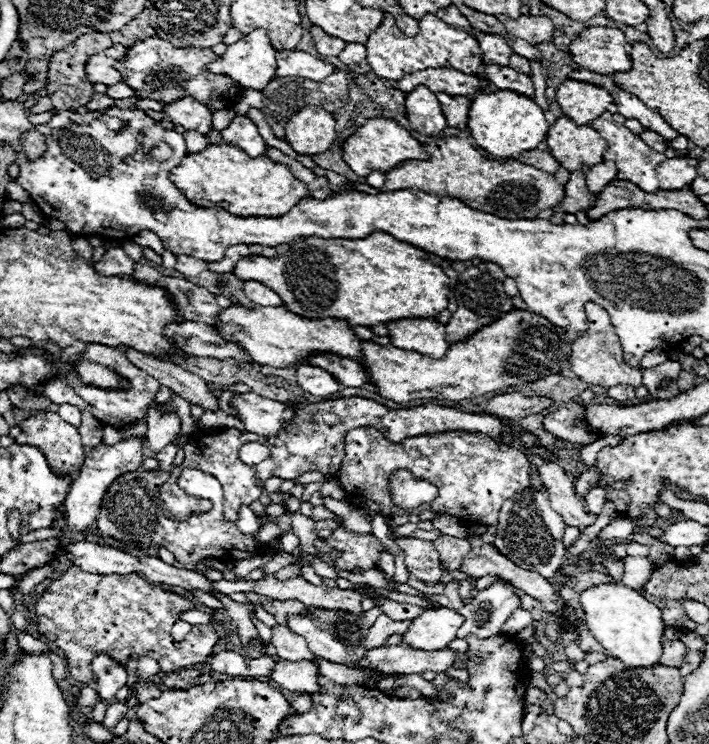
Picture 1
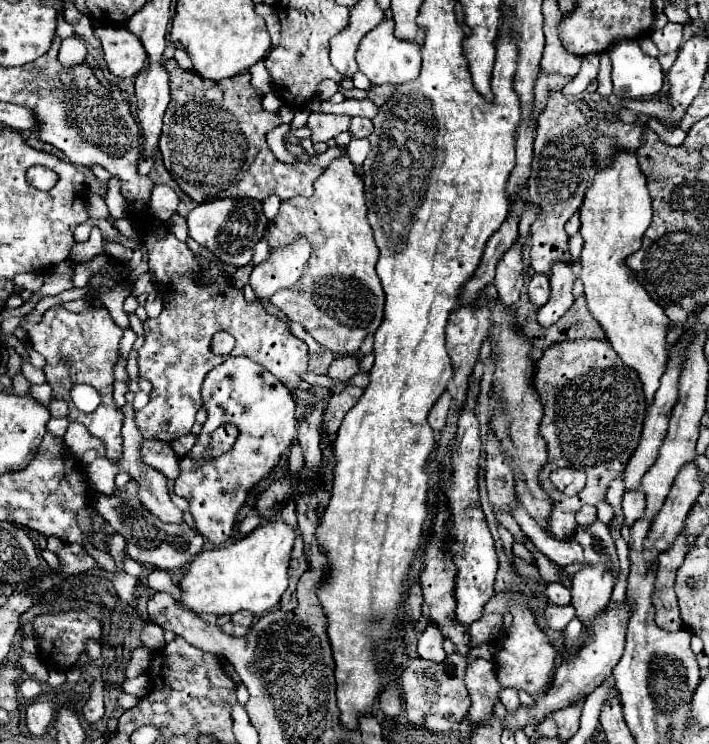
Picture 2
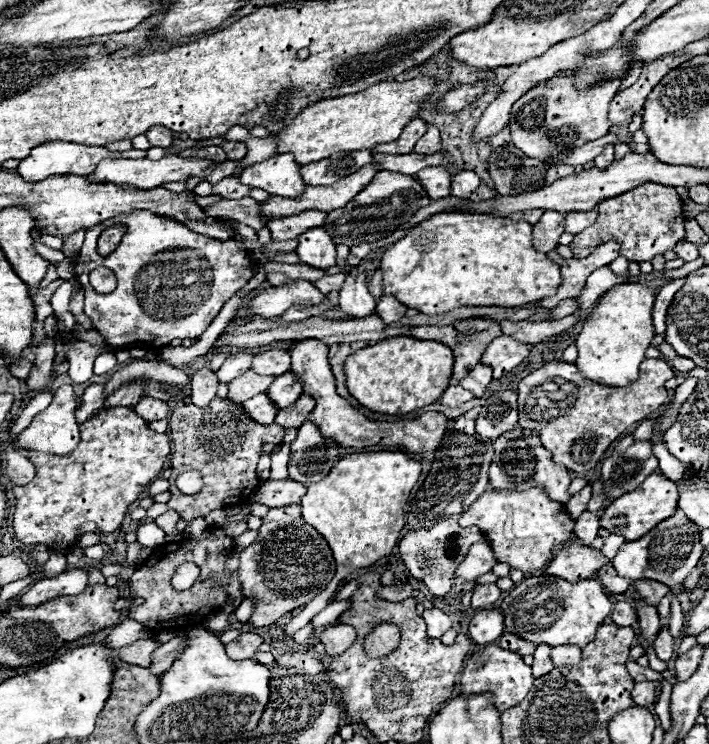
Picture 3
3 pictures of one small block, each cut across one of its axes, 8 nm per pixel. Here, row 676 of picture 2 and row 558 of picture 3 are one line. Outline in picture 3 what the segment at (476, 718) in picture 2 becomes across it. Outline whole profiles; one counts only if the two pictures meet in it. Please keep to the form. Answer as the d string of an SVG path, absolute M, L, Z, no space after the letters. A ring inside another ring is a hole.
M482 538L480 542L476 542L476 544L468 550L464 562L462 562L462 564L458 566L458 570L456 570L456 578L476 580L478 576L490 572L490 570L494 568L494 564L498 564L498 560L496 560L496 556L494 556L494 552L492 552L492 546L488 544L488 540Z

